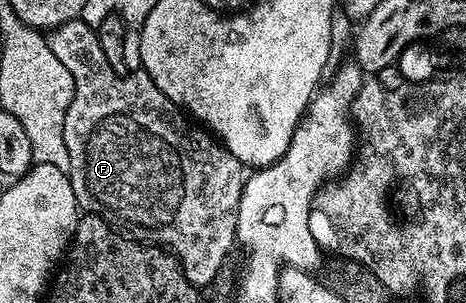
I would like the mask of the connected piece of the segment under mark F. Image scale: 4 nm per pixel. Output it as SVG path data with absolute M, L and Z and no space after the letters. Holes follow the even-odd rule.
M81 19L69 21L64 25L58 26L57 29L49 30L45 34L45 39L52 51L52 55L56 55L56 59L60 59L60 63L64 63L64 67L68 67L68 75L72 75L74 80L72 103L64 115L64 147L68 147L68 159L70 160L68 176L72 183L72 191L78 200L79 210L96 217L103 217L105 221L111 223L119 221L120 224L126 225L125 232L133 237L134 240L157 245L173 253L182 264L184 275L193 285L207 287L206 285L212 284L217 279L218 272L221 271L222 264L225 263L226 256L230 253L230 248L235 248L236 245L238 208L241 205L242 187L244 184L244 166L226 150L226 146L217 137L207 132L201 124L191 120L183 110L170 102L163 93L157 91L142 93L144 77L141 72L134 71L129 75L116 75L104 57L98 42L97 32ZM114 113L126 113L126 121L130 125L114 125Z

